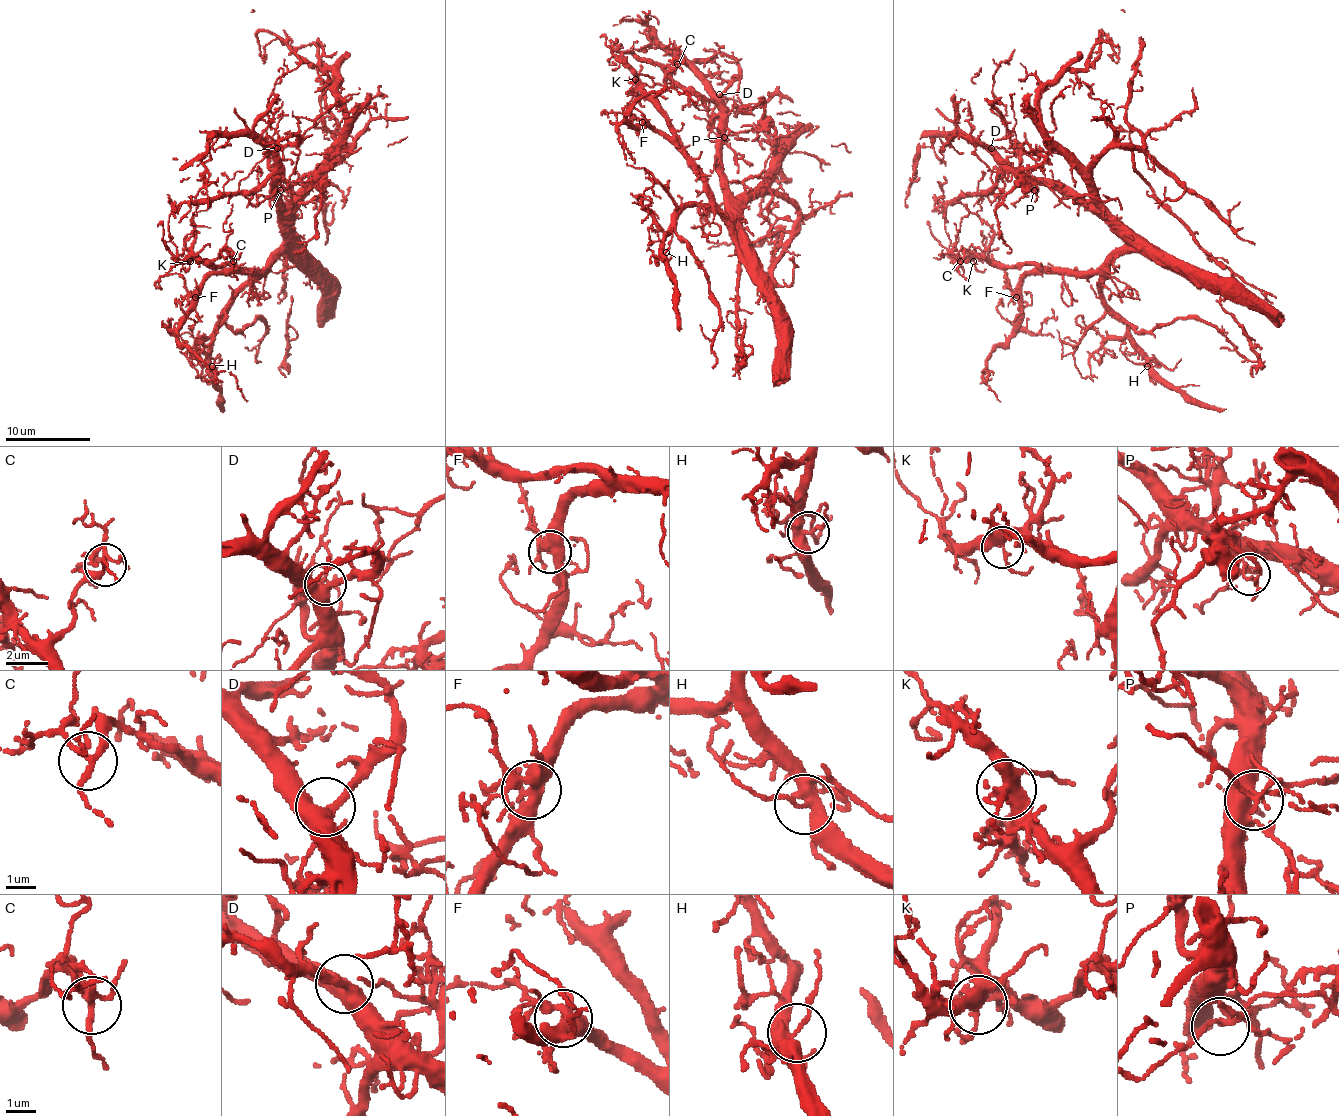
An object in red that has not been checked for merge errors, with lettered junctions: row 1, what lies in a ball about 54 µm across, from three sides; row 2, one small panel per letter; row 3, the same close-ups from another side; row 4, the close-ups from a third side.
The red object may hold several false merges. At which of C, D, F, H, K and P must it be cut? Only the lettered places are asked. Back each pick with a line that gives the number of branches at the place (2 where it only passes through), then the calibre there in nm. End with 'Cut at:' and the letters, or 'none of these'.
Cut at: none of these

